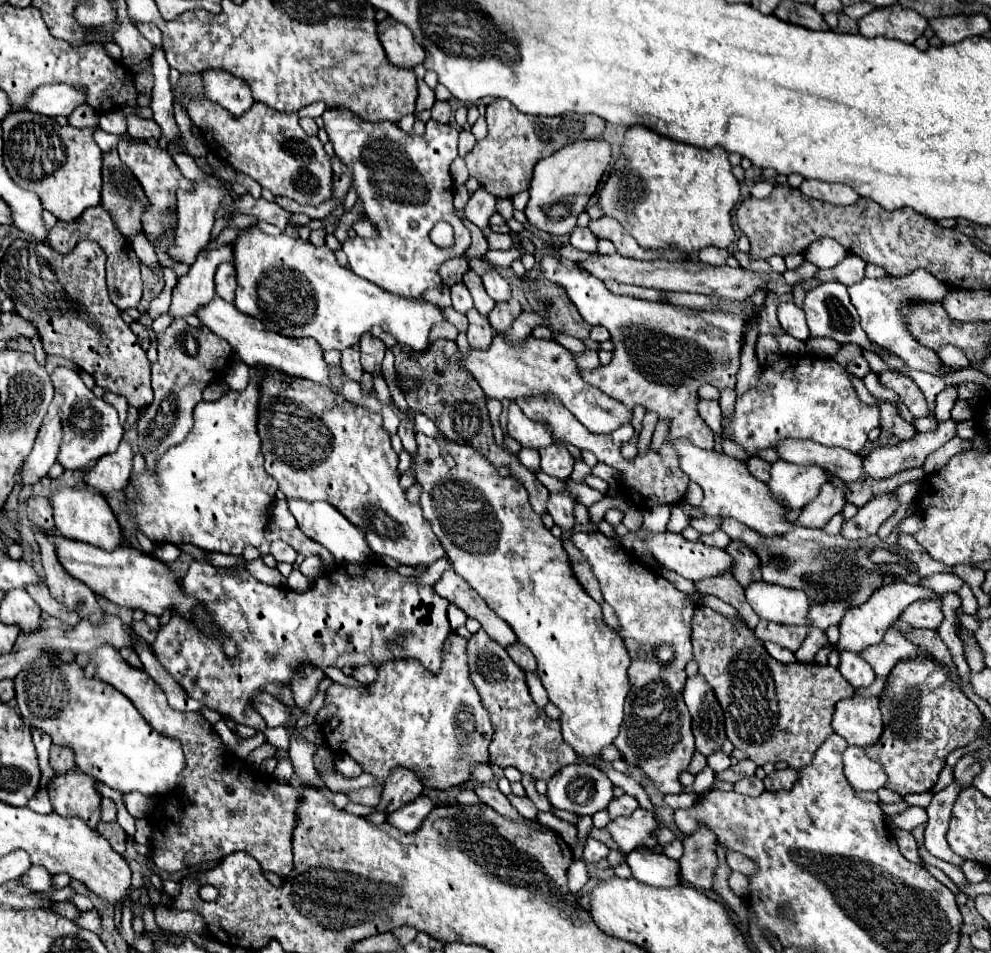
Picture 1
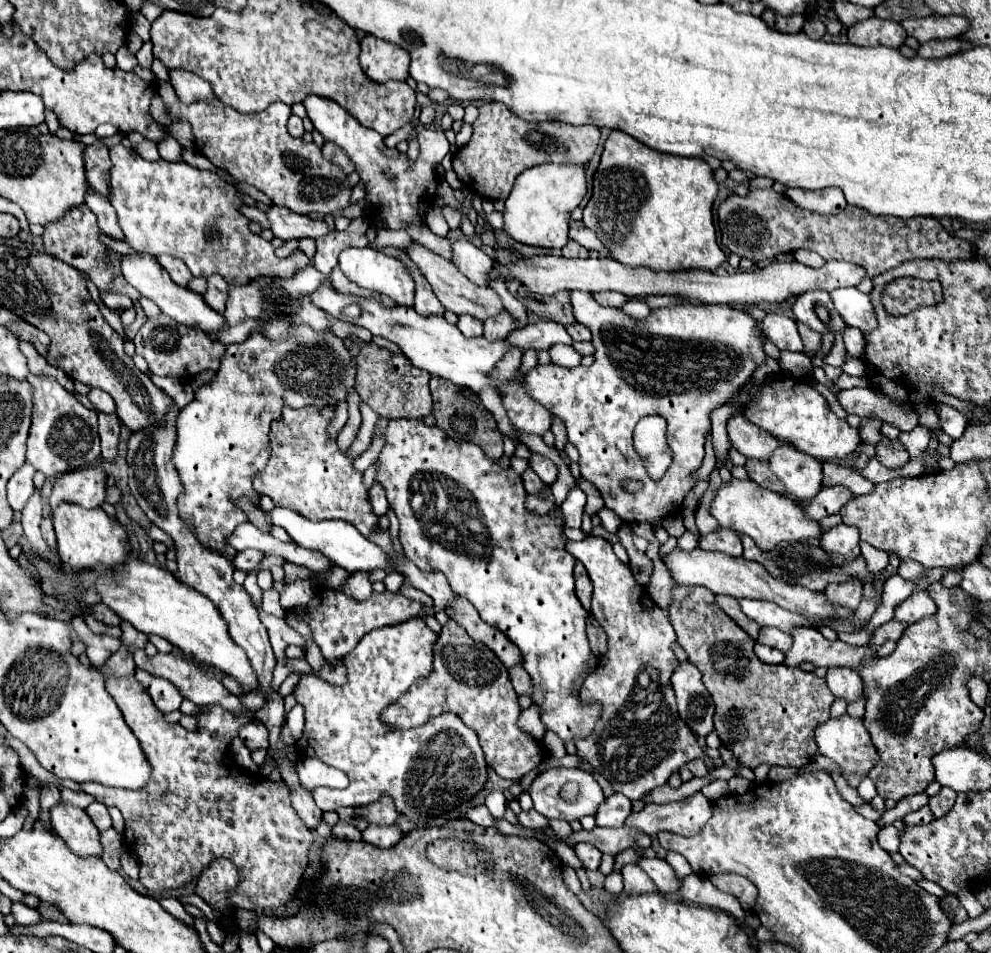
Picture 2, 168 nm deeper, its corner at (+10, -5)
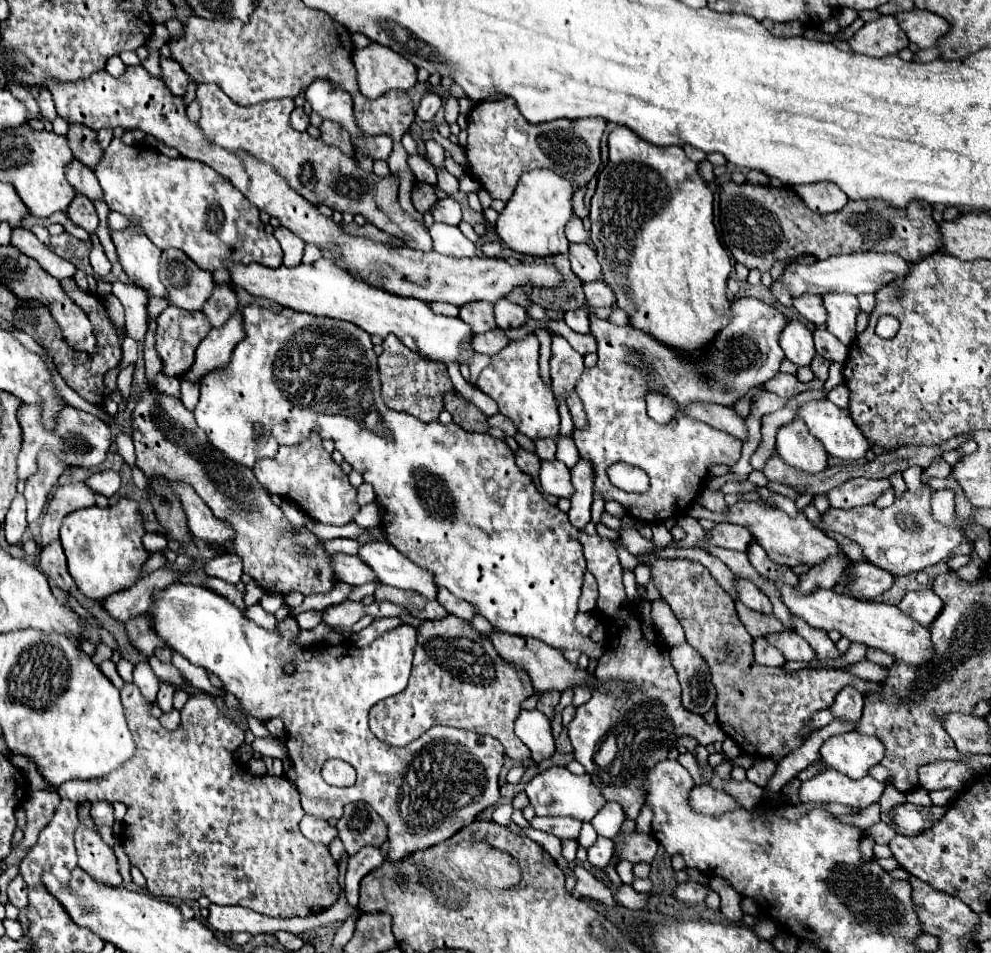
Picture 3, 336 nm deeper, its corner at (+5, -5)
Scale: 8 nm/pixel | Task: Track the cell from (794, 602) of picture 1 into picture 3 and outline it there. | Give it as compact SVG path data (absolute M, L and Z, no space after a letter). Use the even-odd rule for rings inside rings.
M740 579L740 581L736 581L734 587L736 587L736 593L738 593L738 599L746 607L760 611L760 613L772 613L772 605L770 605L768 597L754 583L750 583L748 579Z

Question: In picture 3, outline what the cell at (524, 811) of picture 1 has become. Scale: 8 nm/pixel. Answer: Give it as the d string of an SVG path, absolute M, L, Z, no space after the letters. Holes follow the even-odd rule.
M534 817L530 821L530 825L534 829L540 829L540 831L556 835L558 839L574 839L576 841L578 835L580 835L582 821L562 819L562 817Z

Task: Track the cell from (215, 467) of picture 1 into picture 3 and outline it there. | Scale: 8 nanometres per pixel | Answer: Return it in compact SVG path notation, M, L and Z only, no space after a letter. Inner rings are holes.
M258 305L242 307L240 315L242 315L246 335L234 347L232 359L226 369L222 373L212 373L212 375L204 377L204 381L200 385L200 401L194 409L196 423L206 431L206 435L210 437L210 443L218 451L226 453L226 457L230 457L232 461L238 461L246 467L254 467L254 463L260 461L262 457L274 457L278 453L280 443L296 445L300 441L306 441L310 437L310 433L318 433L322 439L332 439L336 449L344 455L344 461L350 463L352 469L358 471L364 477L364 481L374 487L376 499L384 507L382 529L384 529L386 539L410 561L414 561L416 565L422 565L424 569L430 569L440 587L446 587L456 597L470 601L478 609L480 615L484 615L492 625L496 625L504 633L534 637L534 639L540 639L546 645L558 647L558 649L580 649L588 657L600 657L604 653L602 643L594 643L588 637L582 637L580 633L576 633L576 627L574 627L574 617L578 613L578 597L580 597L580 589L582 589L582 577L586 573L586 559L582 555L582 545L578 543L578 529L574 529L574 525L570 525L570 519L566 513L562 513L556 505L552 507L544 499L544 495L534 487L532 479L526 473L520 473L520 469L514 463L514 453L504 441L494 439L490 435L468 433L454 423L448 423L448 425L442 425L440 421L422 423L420 419L410 417L408 413L398 413L398 411L386 409L386 405L380 397L382 387L380 387L380 379L378 379L378 355L372 349L370 335L348 321L338 321L338 319L330 319L330 317L316 317L310 313L298 313L298 311L290 311L290 309L272 311L272 309L264 309Z

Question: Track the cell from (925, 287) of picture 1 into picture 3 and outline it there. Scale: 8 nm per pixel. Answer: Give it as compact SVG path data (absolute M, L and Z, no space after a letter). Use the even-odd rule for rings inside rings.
M826 293L822 295L824 309L828 315L828 331L840 339L840 343L850 345L856 337L856 315L860 313L858 299L844 293Z

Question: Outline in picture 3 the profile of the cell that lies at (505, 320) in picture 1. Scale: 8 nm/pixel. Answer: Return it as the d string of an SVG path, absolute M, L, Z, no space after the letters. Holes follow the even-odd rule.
M492 329L488 333L482 333L482 335L472 335L472 341L470 341L470 349L476 351L476 353L484 353L484 355L494 355L498 353L500 349L504 349L508 343L506 335L502 329Z

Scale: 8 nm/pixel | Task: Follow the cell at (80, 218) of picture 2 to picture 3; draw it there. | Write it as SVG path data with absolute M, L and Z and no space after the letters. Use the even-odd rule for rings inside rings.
M76 193L74 201L70 203L66 215L80 227L84 227L88 233L96 231L98 227L98 215L96 215L96 209L92 205L92 201L88 197L82 197L80 193Z

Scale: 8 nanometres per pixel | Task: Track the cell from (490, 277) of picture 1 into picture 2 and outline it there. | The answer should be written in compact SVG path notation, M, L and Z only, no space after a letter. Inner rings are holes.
M457 241L453 243L453 257L455 257L455 267L465 273L465 277L479 285L479 287L489 287L489 273L493 269L493 259L475 247L471 241Z

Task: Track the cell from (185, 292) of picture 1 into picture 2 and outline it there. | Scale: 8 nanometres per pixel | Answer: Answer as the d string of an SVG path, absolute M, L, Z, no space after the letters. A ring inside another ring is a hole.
M115 145L109 149L111 155L111 205L117 211L119 225L125 233L125 241L137 249L139 253L149 253L157 256L162 254L173 255L185 261L193 277L209 277L213 273L219 273L223 277L237 277L237 285L245 285L247 281L259 277L259 275L275 275L275 277L291 277L307 263L315 263L317 269L325 275L331 273L331 269L337 265L337 257L347 247L365 247L369 245L365 231L369 229L369 223L365 219L353 219L345 233L333 231L324 237L317 239L317 255L315 259L305 257L305 253L297 251L295 255L287 259L279 259L273 253L273 247L269 241L261 239L259 235L249 231L249 219L237 211L237 205L241 205L237 197L237 189L229 183L225 183L215 171L199 171L187 163L167 163L167 161L145 161L135 151L125 149L123 145Z

